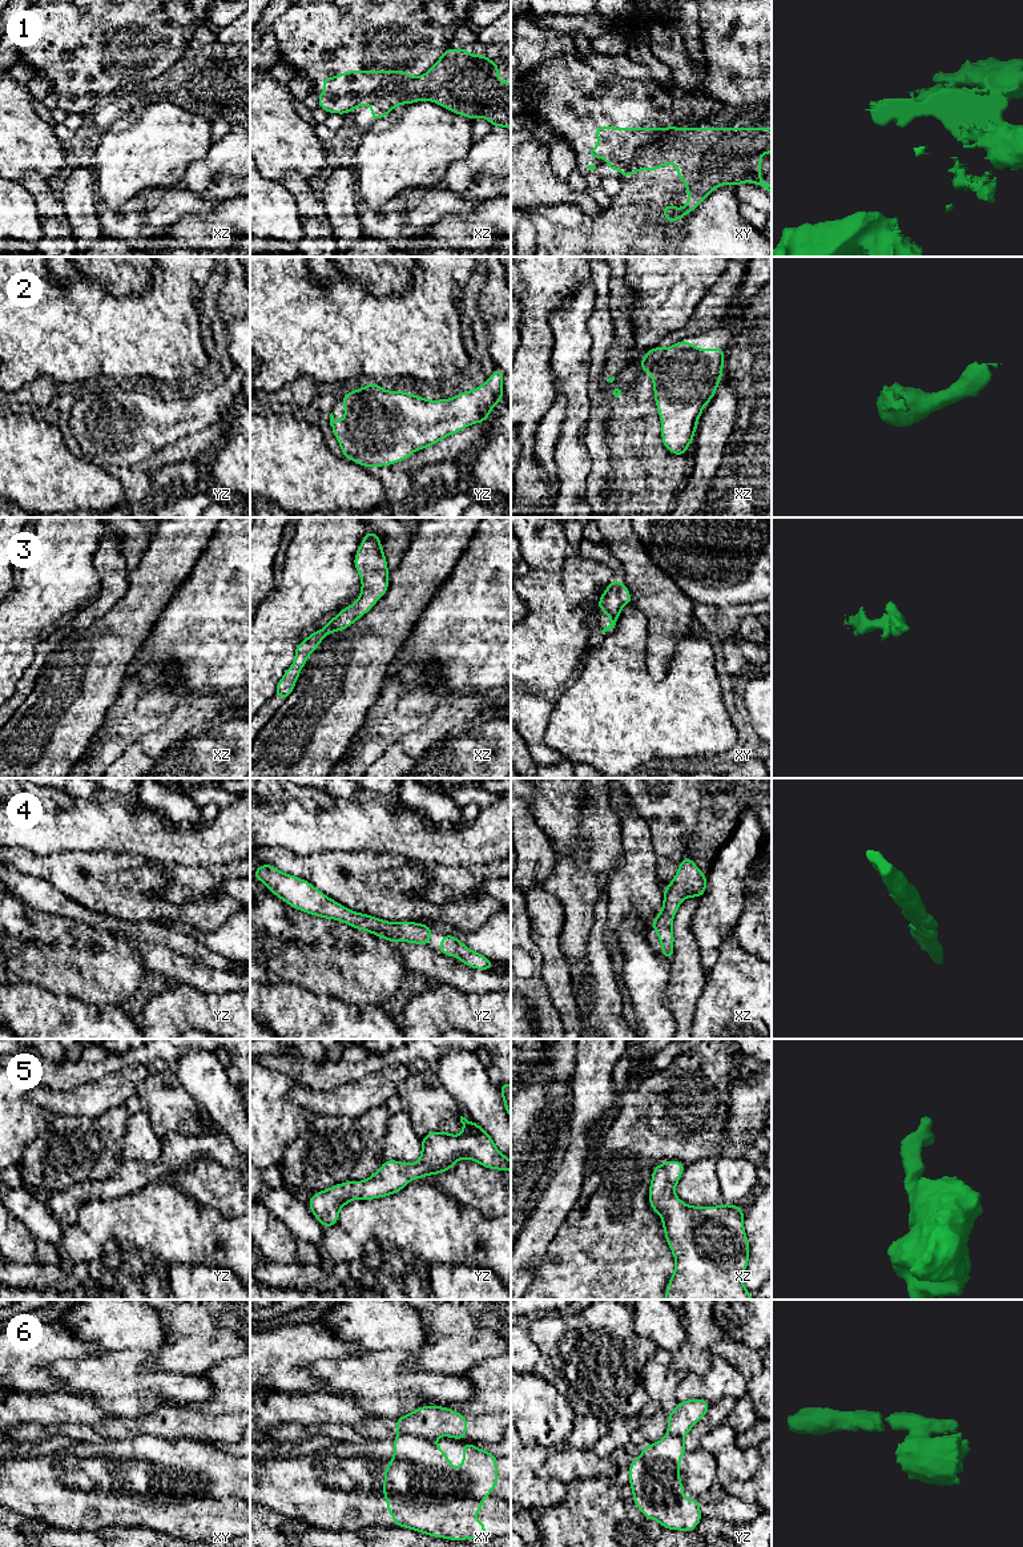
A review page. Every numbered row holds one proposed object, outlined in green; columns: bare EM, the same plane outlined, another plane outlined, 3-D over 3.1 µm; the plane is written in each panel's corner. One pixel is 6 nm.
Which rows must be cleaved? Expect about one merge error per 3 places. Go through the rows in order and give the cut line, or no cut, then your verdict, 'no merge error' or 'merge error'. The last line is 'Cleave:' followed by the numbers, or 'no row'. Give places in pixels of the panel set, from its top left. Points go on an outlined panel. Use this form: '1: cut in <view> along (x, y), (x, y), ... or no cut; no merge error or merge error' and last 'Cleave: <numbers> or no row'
1: cut in xy along (683, 128), (681, 149), (684, 156), (675, 162); merge error
2: no cut; no merge error
3: no cut; no merge error
4: no cut; no merge error
5: no cut; no merge error
6: cut in xy along (402, 1431), (426, 1439); merge error
Cleave: 1, 6

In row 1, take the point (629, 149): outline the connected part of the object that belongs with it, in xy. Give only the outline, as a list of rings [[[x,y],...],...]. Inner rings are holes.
[[[593,128],[599,145],[588,149],[595,158],[609,162],[609,170],[623,170],[629,178],[639,170],[656,172],[662,165],[685,157],[681,149],[682,128]]]

